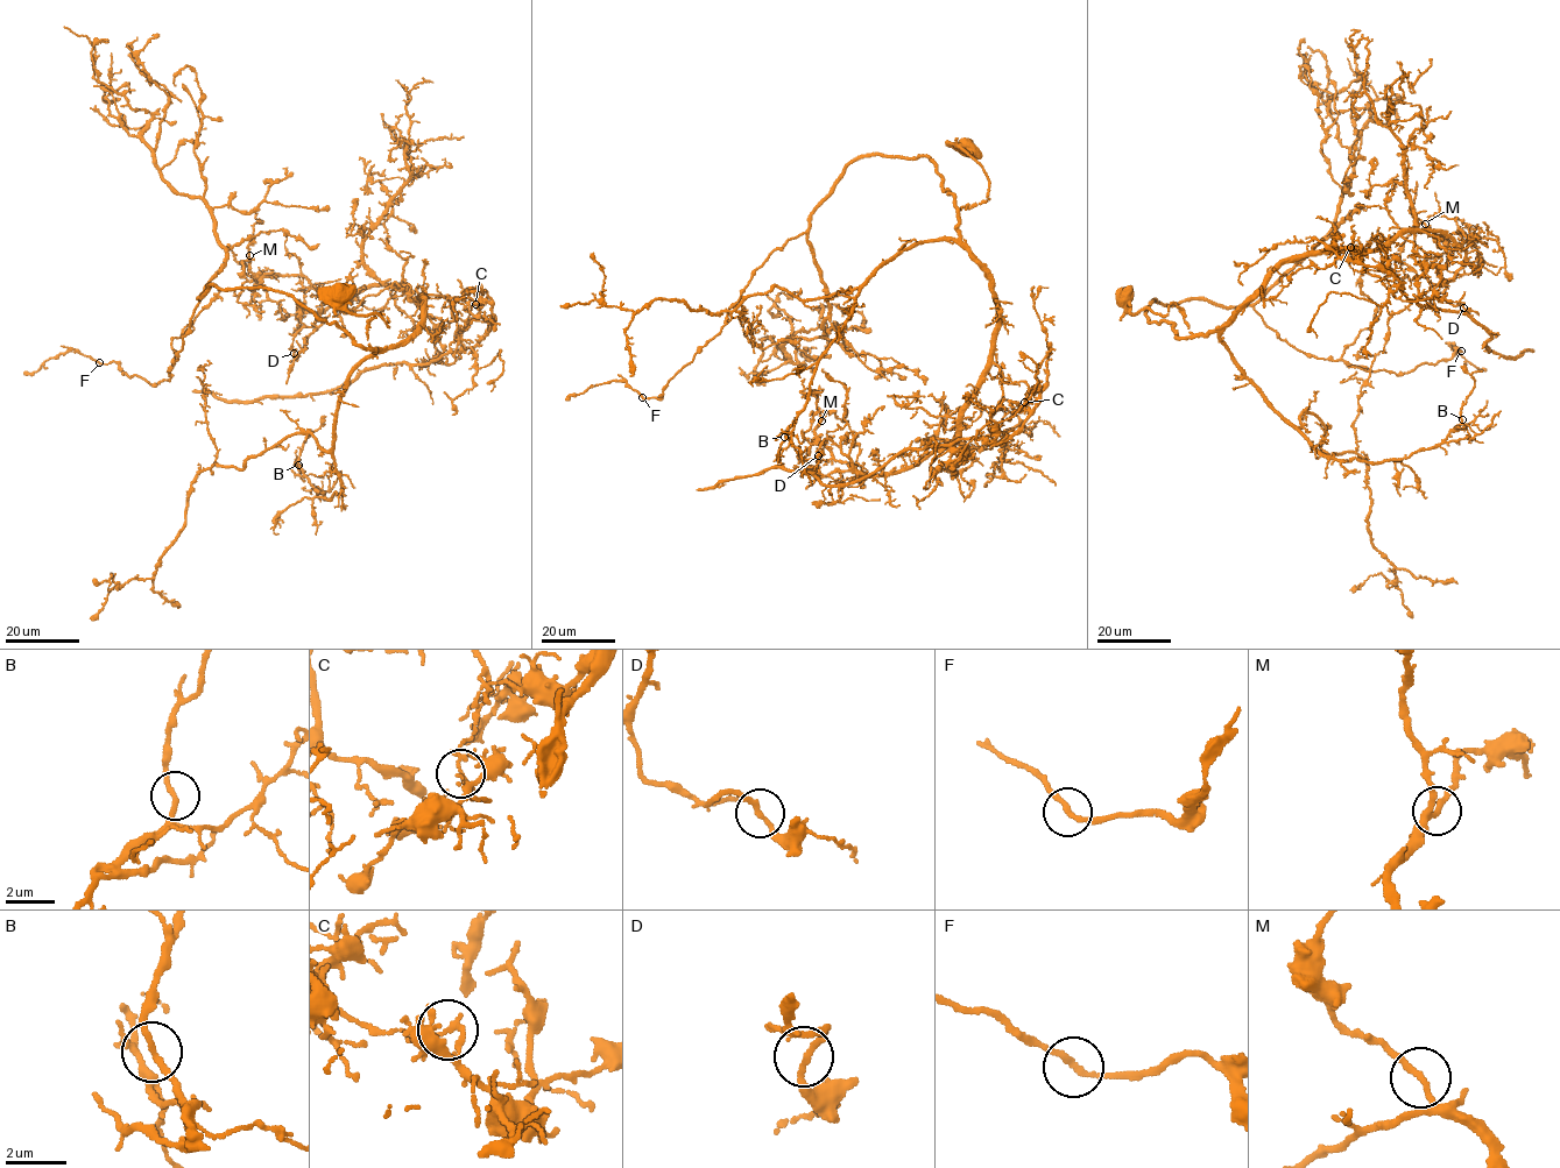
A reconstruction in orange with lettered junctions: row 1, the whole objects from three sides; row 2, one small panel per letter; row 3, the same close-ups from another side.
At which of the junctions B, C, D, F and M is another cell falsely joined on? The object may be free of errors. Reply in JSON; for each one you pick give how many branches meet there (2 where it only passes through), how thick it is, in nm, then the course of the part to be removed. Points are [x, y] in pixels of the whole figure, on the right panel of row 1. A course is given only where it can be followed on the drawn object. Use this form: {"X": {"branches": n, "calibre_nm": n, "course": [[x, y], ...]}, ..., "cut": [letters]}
{"C": {"branches": 2, "calibre_nm": 170, "course": [[1350, 247], [1359, 262], [1403, 284], [1406, 296], [1461, 311], [1487, 330], [1489, 349], [1511, 359], [1533, 351]]}, "cut": ["C"]}

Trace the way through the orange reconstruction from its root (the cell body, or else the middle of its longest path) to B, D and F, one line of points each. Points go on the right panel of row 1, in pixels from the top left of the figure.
B: (1124, 297), (1134, 313), (1174, 303), (1190, 332), (1219, 333), (1263, 400), (1336, 459), (1405, 458), (1462, 419)
D: (1124, 297), (1134, 313), (1174, 303), (1207, 335), (1283, 263), (1409, 229), (1465, 250), (1444, 295), (1463, 308)
F: (1124, 297), (1179, 306), (1177, 338), (1153, 301), (1250, 305), (1373, 370), (1461, 351)

